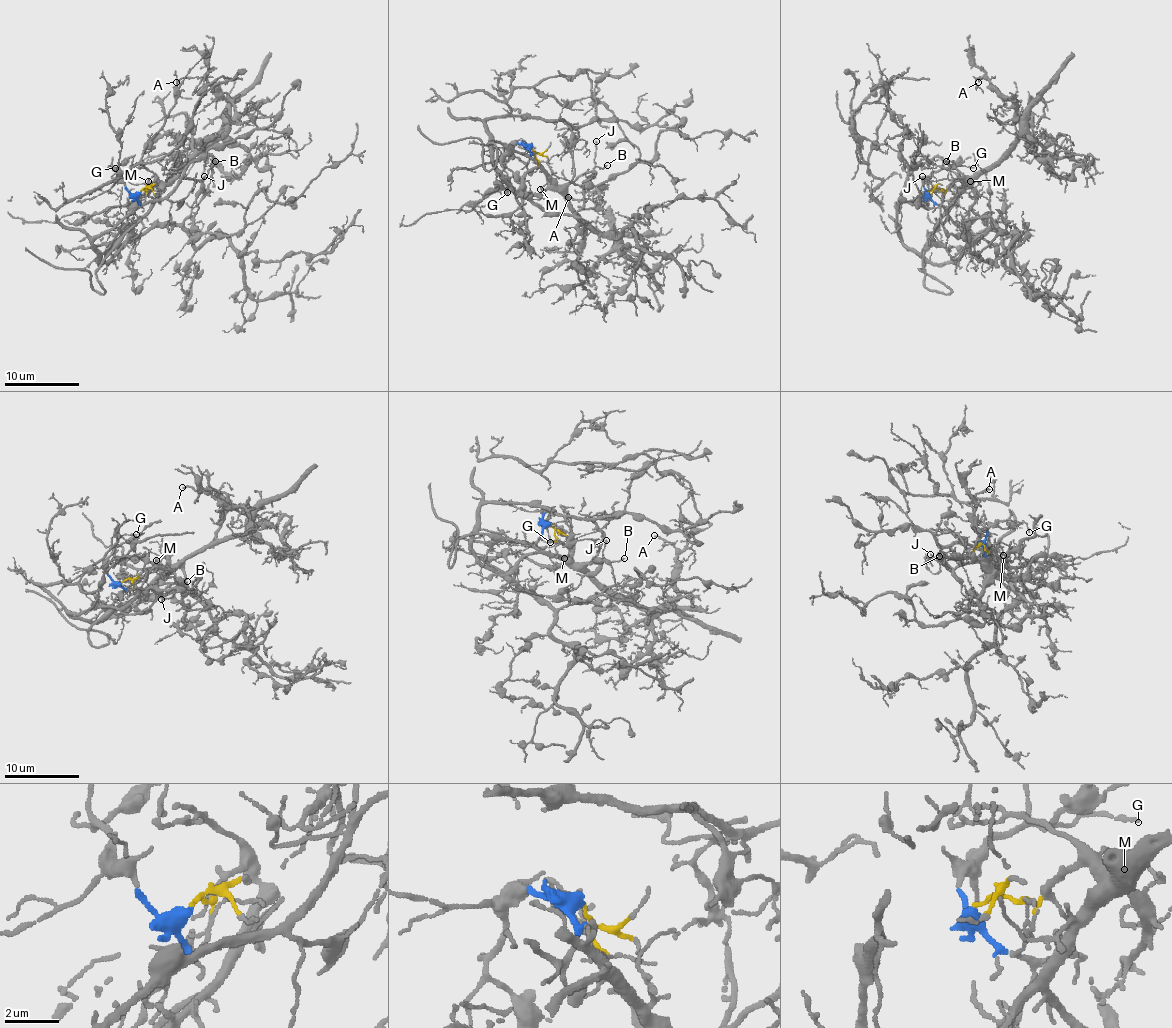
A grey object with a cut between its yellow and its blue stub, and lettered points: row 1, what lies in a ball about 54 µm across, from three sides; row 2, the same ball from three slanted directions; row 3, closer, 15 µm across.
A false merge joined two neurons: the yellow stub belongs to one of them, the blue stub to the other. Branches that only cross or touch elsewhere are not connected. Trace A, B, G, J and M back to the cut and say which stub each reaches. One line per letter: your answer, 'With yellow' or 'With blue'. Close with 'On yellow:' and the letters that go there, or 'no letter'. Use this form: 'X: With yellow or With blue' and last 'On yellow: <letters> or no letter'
A: With yellow
B: With yellow
G: With blue
J: With yellow
M: With yellow
On yellow: A, B, J, M

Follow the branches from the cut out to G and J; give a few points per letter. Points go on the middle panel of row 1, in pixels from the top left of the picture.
G: (532, 146), (517, 142), (510, 152), (500, 176), (500, 183), (508, 193)
J: (532, 148), (538, 167), (557, 185), (566, 185), (594, 167), (596, 140)

